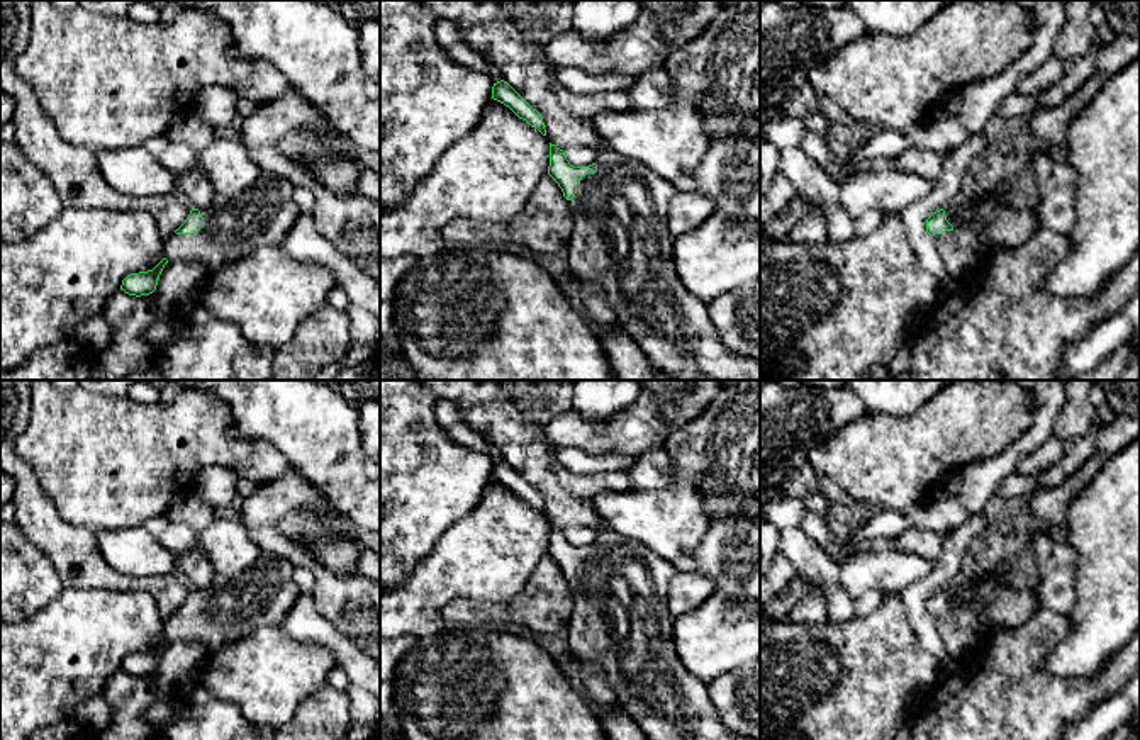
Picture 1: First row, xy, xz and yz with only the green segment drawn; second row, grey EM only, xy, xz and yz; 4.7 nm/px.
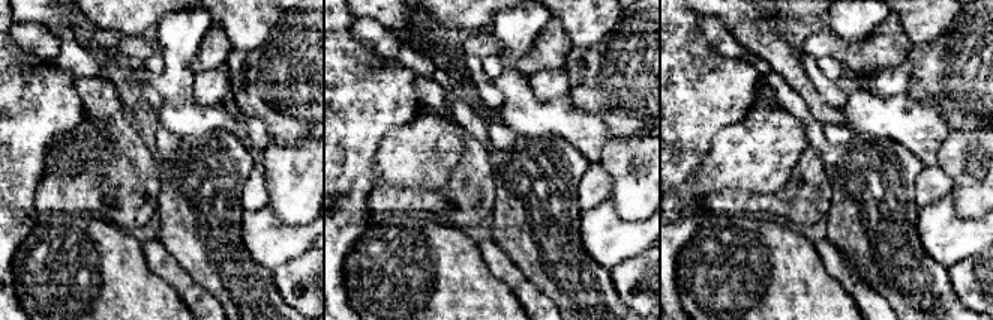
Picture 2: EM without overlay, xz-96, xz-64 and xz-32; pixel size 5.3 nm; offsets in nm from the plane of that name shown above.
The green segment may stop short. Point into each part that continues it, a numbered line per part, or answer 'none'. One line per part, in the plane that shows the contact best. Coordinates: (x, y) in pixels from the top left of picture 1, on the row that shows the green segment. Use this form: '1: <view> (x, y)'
1: xy (250, 209)

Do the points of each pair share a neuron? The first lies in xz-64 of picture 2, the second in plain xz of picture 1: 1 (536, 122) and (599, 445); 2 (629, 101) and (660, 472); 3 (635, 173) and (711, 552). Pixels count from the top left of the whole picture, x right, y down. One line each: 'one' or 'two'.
1: two
2: two
3: one

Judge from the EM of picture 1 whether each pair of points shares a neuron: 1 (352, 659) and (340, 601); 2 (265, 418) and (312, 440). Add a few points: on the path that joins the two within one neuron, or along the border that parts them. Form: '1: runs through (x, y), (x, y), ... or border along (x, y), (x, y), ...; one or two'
1: border along (318, 610), (362, 652); two
2: runs through (277, 418), (290, 418), (301, 428); one

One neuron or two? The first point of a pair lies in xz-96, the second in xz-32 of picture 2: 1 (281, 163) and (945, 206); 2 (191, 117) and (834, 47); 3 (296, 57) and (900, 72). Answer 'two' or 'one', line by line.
1: two
2: two
3: two

